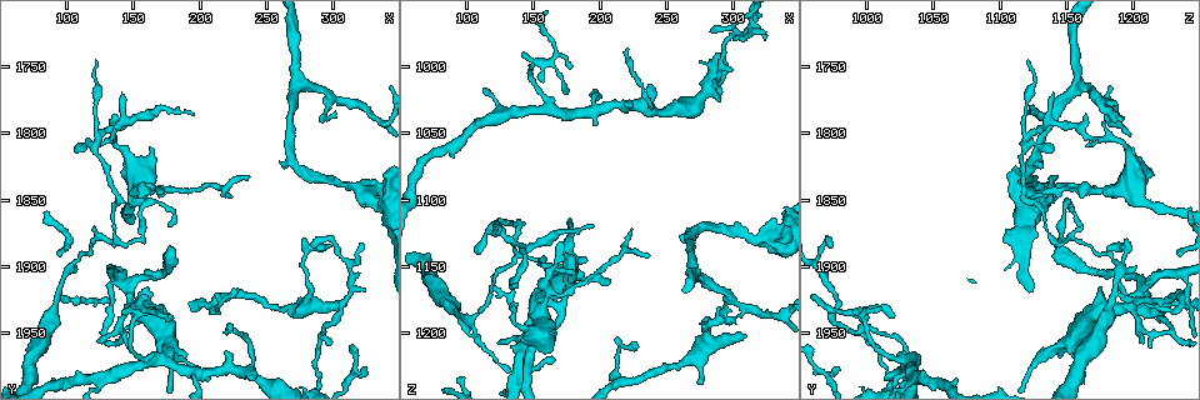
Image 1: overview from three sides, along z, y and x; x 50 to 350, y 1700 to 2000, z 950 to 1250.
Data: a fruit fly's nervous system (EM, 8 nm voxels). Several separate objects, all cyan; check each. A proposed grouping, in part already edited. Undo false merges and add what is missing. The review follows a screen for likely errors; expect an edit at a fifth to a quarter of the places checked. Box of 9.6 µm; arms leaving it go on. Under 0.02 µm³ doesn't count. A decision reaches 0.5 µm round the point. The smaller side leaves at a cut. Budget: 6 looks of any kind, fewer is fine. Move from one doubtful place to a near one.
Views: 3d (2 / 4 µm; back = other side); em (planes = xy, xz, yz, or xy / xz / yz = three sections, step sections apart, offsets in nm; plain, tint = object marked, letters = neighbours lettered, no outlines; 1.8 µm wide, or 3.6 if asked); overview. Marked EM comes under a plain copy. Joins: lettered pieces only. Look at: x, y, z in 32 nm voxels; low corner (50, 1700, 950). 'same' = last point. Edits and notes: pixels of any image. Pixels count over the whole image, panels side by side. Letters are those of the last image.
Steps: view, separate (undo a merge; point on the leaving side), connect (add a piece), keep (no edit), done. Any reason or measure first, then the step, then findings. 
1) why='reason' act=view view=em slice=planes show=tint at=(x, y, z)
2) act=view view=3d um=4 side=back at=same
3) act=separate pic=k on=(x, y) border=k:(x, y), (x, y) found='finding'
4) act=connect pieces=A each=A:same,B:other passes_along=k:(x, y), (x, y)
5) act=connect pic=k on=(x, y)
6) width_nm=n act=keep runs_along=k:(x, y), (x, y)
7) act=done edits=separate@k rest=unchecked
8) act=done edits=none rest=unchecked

why='branch point' act=view view=em slice=planes show=tint at=(144, 1790, 1138)

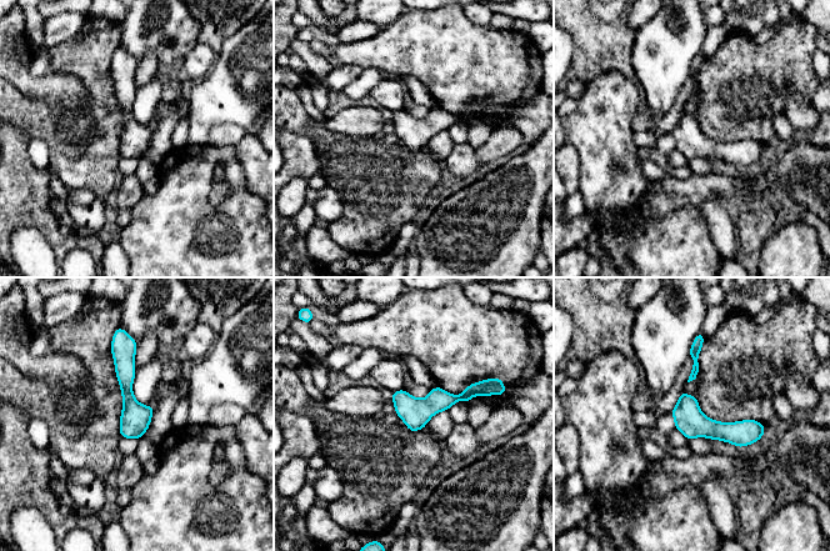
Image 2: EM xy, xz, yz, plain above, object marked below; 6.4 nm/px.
act=view view=em slice=planes show=letters at=same

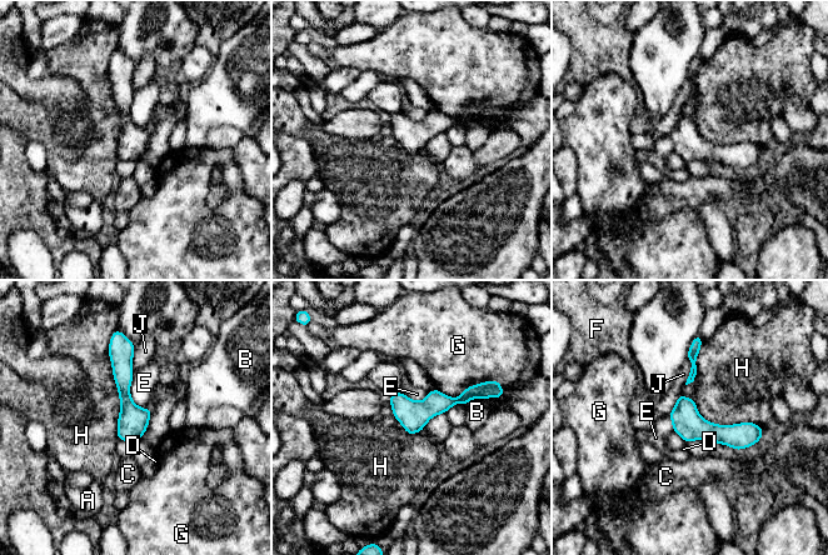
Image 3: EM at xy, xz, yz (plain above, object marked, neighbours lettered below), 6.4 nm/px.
act=keep each=A:other,B:other,C:other,D:other,E:other,F:other,G:other,H:other,J:other runs_along=3:(125, 345), (124, 396), (135, 438) found='all the same cell'

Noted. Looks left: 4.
why='sharp bend' act=view view=em slice=planes show=letters at=(140, 1850, 1118)

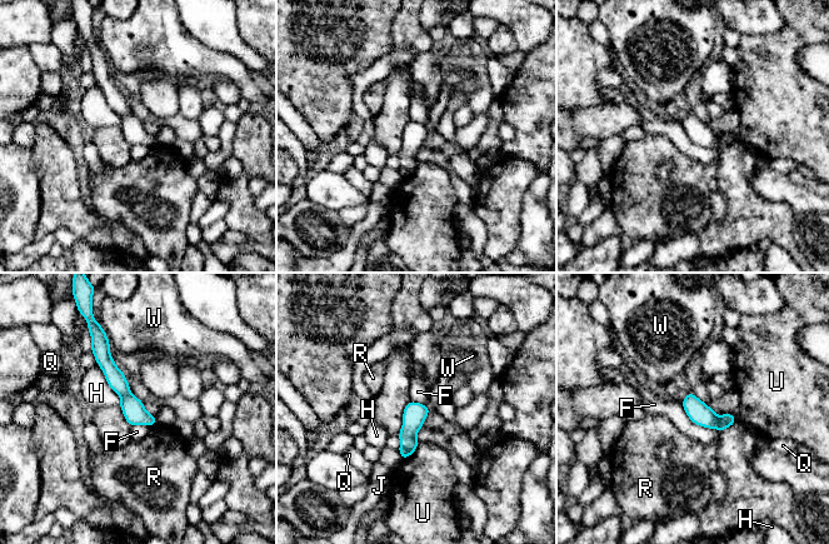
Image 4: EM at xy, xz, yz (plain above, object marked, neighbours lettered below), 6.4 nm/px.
width_nm=140 act=keep each=F:other,H:other,J:other,Q:other,R:other,U:other,W:other found='one cell here'

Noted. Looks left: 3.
why='tapers out' act=view view=3d um=4 at=(300, 1786, 1194)

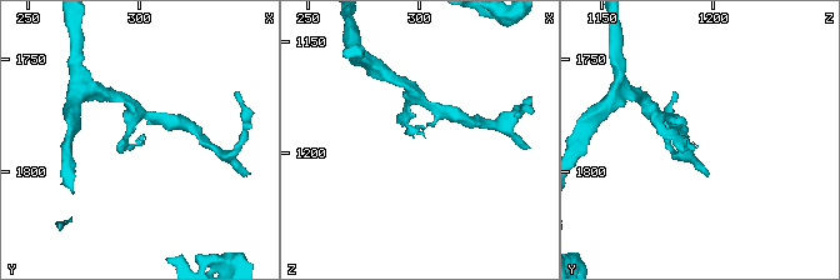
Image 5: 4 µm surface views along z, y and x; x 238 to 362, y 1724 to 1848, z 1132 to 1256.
act=view view=em slice=planes show=tint at=(302, 1789, 1191)

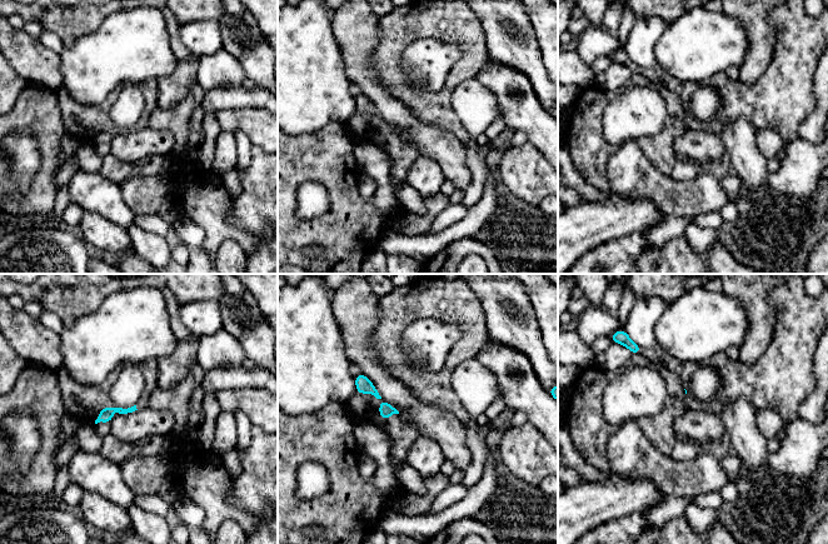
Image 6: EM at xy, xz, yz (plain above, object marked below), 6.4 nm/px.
why='see the neighbours' act=view view=em slice=planes show=letters at=same

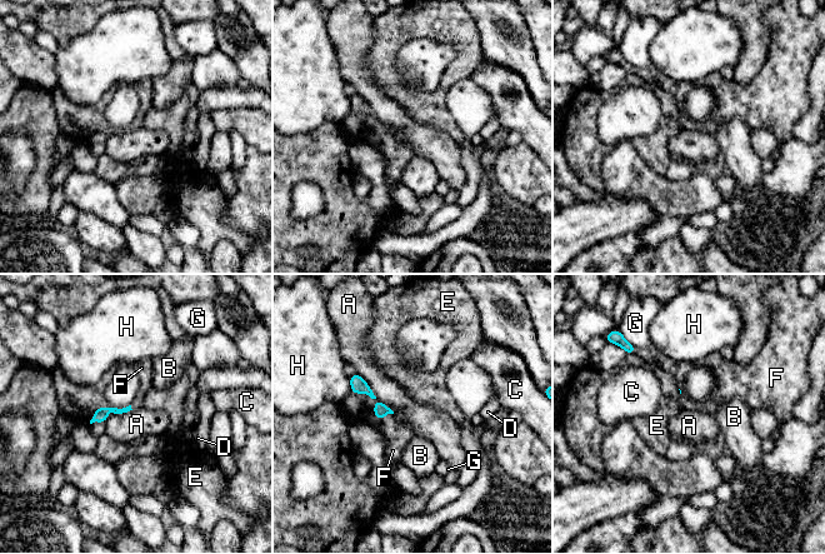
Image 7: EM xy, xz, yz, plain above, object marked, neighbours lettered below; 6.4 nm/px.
act=connect pieces=F each=A:other,B:other,C:other,D:other,E:other,F:same,G:other,H:other passes_along=7:(100, 415), (130, 408), (144, 372) found='it goes on there'

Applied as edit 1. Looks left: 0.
act=done edits=connect@7 rest=unchecked

